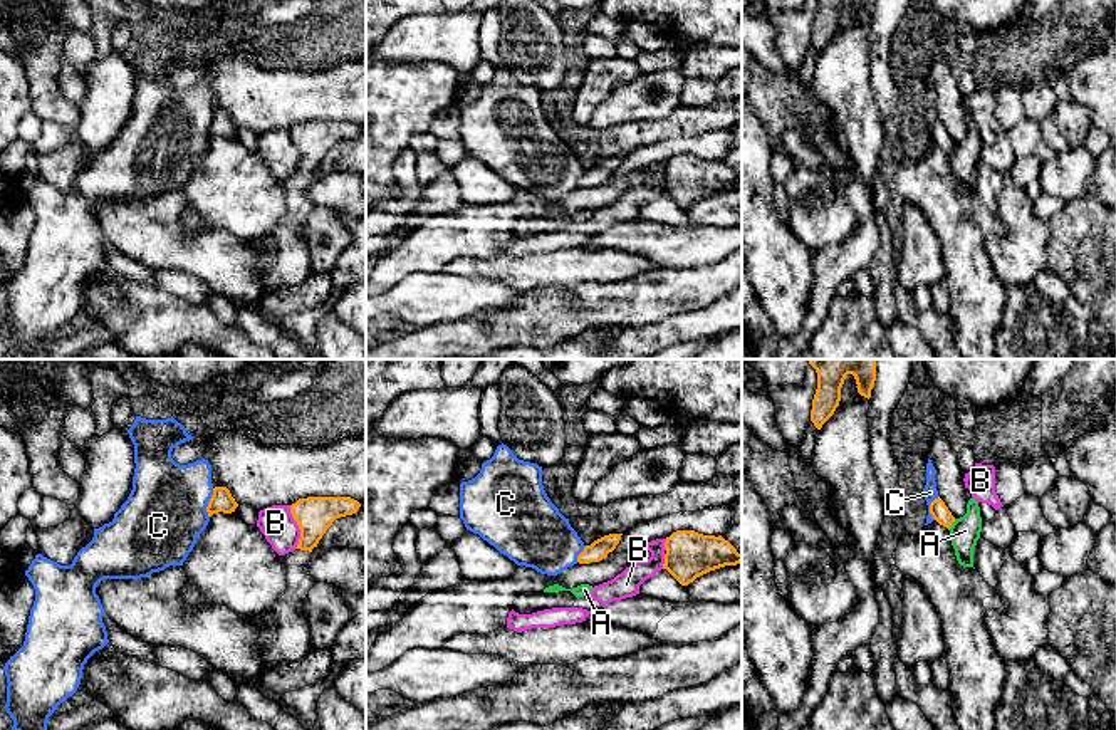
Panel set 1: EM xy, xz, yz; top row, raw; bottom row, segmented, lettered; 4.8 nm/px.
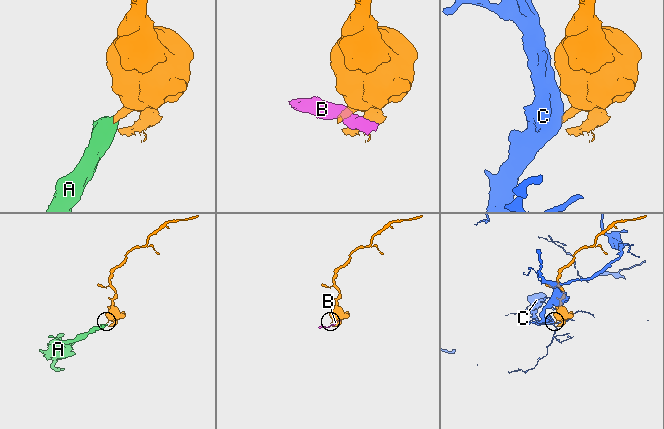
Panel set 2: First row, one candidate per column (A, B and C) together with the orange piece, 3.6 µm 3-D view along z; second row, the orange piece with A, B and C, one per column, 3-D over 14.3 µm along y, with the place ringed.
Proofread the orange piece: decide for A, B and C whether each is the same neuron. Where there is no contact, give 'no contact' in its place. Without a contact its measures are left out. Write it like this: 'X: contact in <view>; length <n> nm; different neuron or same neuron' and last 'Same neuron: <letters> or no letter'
A: contact in yz; length 70 nm; different neuron
B: contact in xy; length 220 nm; different neuron
C: contact in xy; length 150 nm; different neuron
Same neuron: no letter

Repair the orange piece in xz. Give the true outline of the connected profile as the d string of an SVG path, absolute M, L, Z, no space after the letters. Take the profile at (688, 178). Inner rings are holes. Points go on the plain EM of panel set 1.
M676 154L665 166L666 193L681 210L696 201L742 186L742 178L722 159L703 159L695 154Z

